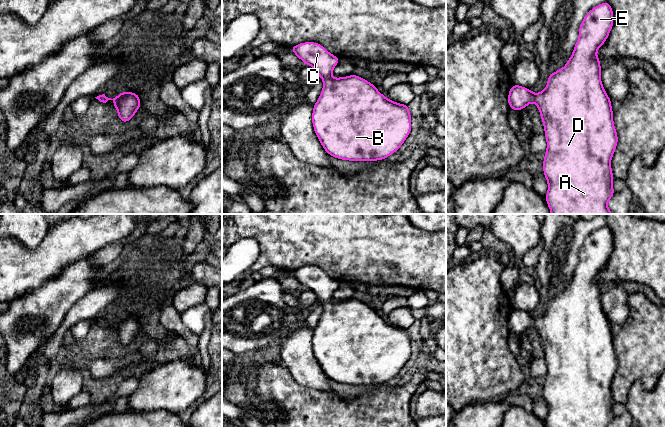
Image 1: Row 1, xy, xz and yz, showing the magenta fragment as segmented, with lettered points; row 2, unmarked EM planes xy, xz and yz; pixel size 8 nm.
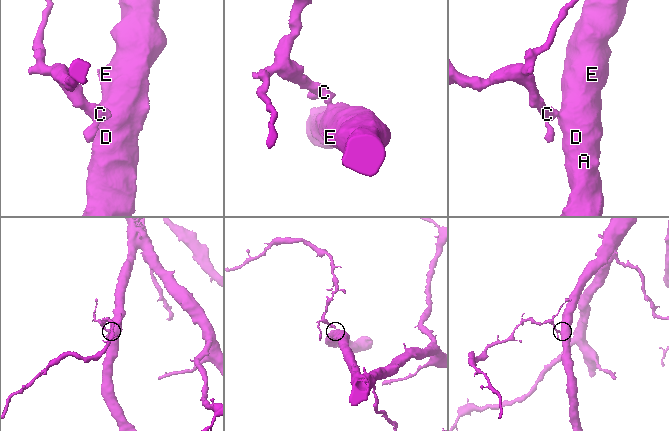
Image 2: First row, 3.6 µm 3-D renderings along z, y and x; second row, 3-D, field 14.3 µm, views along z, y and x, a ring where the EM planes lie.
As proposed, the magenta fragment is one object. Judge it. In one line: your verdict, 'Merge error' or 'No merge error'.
No merge error

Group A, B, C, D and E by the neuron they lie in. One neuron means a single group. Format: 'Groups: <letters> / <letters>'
Groups: A B C D E

